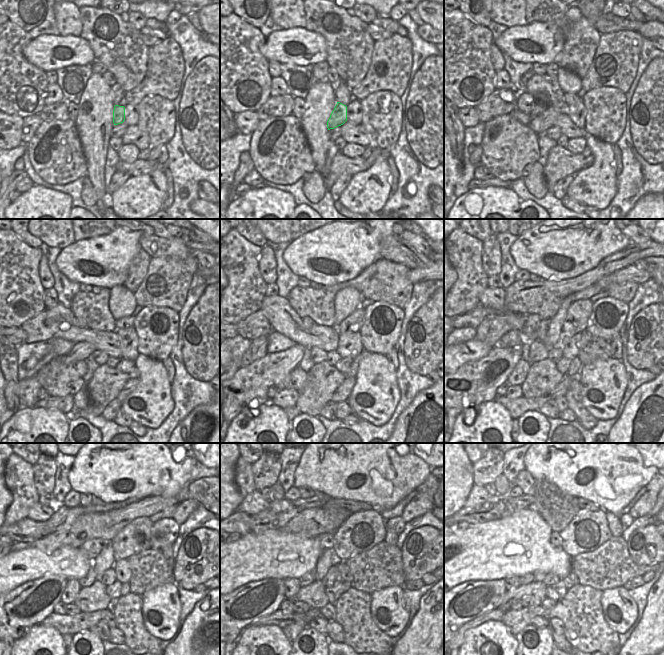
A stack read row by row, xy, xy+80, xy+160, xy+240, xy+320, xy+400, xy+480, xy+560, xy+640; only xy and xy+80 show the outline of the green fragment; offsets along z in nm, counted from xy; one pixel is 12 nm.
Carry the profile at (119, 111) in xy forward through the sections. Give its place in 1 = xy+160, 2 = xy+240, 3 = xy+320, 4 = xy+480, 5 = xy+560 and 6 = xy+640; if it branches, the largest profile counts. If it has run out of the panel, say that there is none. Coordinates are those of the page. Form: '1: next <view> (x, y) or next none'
1: next xy+160 (539, 125)
2: next xy+240 (81, 351)
3: next xy+320 (249, 385)
4: next xy+480 (29, 604)
5: next xy+560 (248, 603)
6: next xy+640 (469, 600)

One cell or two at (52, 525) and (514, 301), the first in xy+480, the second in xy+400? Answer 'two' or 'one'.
one

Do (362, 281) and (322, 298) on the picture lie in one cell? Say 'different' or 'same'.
same

